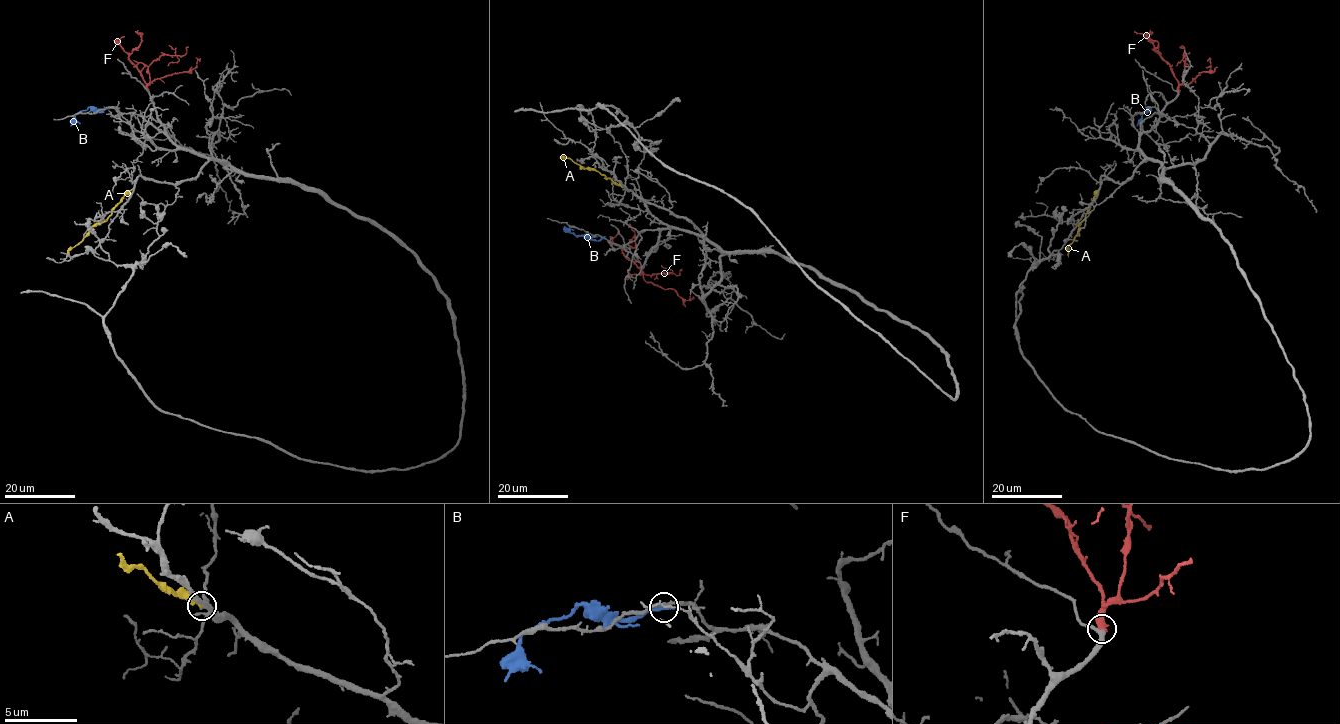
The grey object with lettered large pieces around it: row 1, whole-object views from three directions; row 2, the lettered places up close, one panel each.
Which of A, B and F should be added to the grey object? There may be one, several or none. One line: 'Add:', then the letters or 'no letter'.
Add: F

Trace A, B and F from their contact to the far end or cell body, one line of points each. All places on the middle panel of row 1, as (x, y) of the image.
A: (624, 188), (597, 170), (582, 168), (570, 159), (560, 158)
B: (603, 238), (587, 240), (564, 226)
F: (642, 268), (622, 252), (627, 245), (635, 247), (635, 232), (629, 224)

